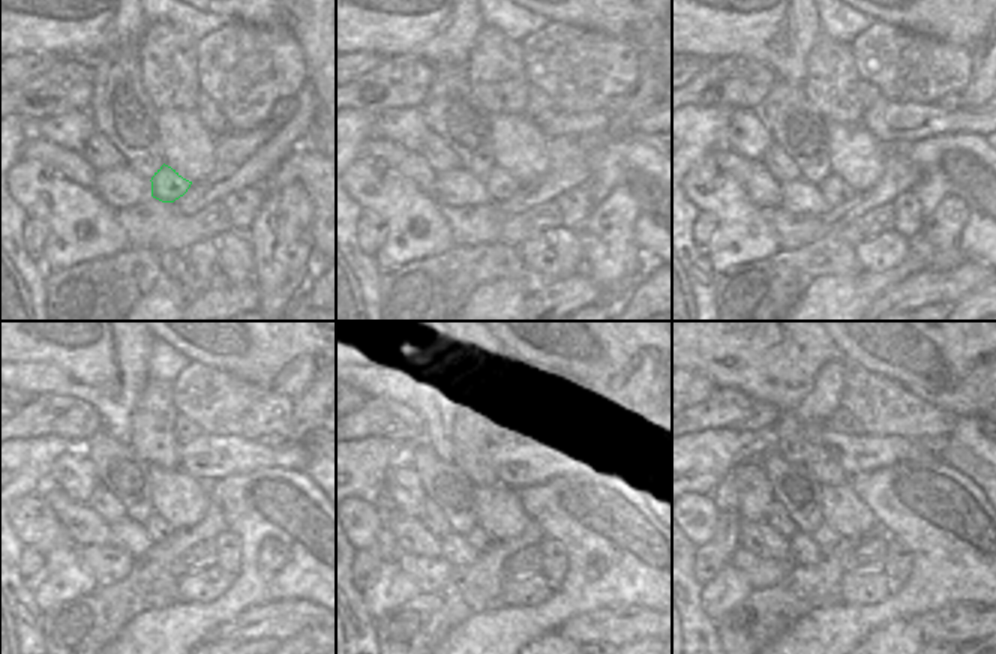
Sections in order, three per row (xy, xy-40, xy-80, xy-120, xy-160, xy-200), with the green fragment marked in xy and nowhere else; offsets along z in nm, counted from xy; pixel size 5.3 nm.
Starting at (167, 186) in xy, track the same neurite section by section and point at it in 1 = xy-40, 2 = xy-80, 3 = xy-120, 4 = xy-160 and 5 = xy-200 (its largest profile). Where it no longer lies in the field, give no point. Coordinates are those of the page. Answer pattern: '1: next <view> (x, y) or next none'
1: next xy-40 (500, 186)
2: next xy-80 (833, 189)
3: next xy-120 (158, 530)
4: next xy-160 (480, 539)
5: next xy-200 (825, 539)

